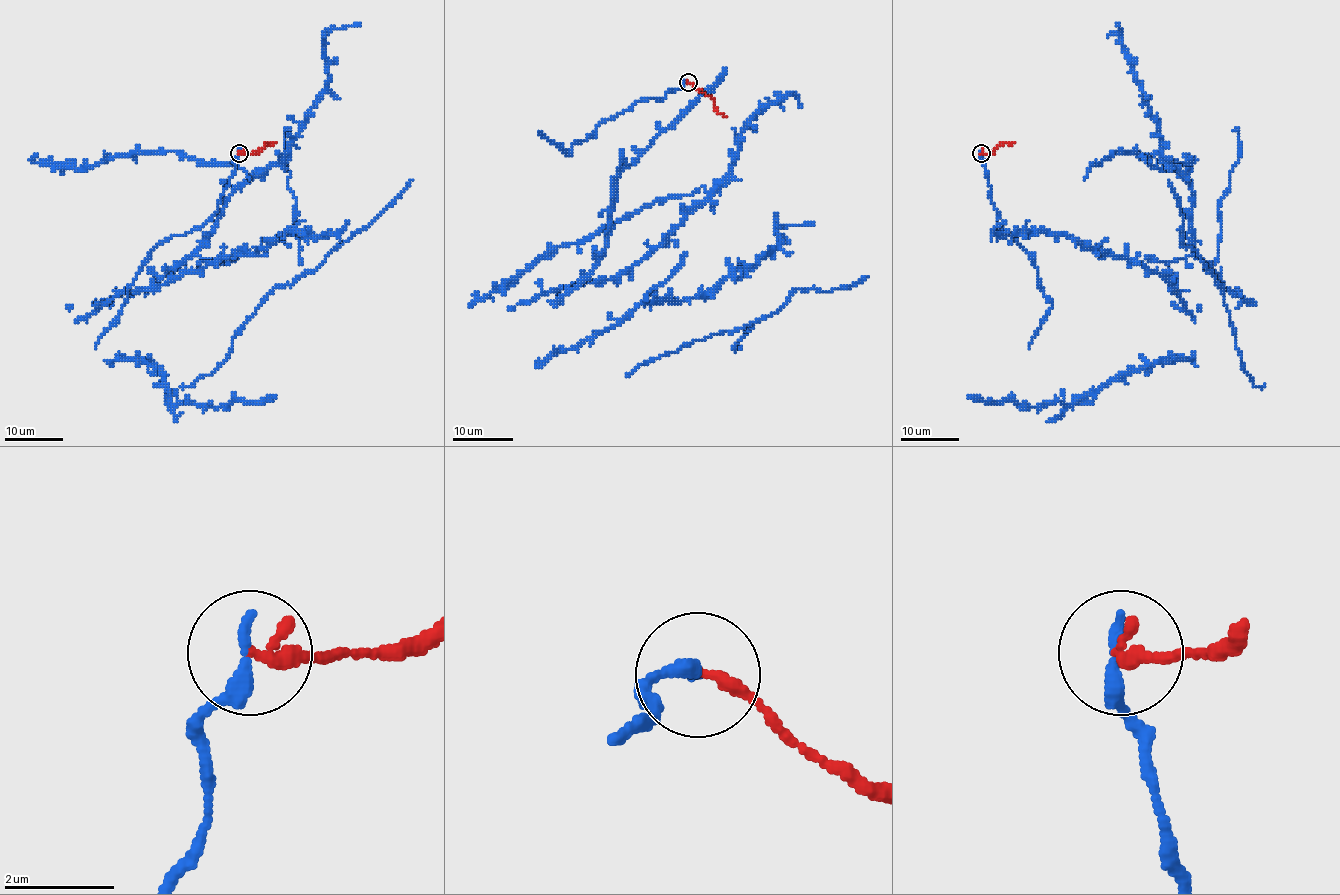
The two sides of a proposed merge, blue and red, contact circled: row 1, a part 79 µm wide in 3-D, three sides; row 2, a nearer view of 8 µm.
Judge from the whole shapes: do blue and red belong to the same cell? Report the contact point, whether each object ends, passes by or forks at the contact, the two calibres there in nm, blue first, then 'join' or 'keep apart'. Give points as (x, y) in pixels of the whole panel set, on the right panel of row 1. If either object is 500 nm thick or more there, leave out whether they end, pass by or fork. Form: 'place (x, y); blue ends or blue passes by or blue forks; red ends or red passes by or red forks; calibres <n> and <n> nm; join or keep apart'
place (981, 153); blue ends; red ends; calibres 280 and 280 nm; keep apart

